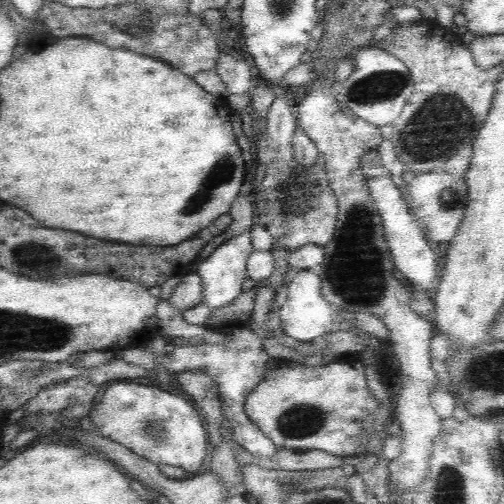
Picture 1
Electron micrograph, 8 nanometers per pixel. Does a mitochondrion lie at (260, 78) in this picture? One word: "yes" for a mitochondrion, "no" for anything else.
no

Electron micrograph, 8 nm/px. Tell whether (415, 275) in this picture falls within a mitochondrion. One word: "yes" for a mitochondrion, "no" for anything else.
no

